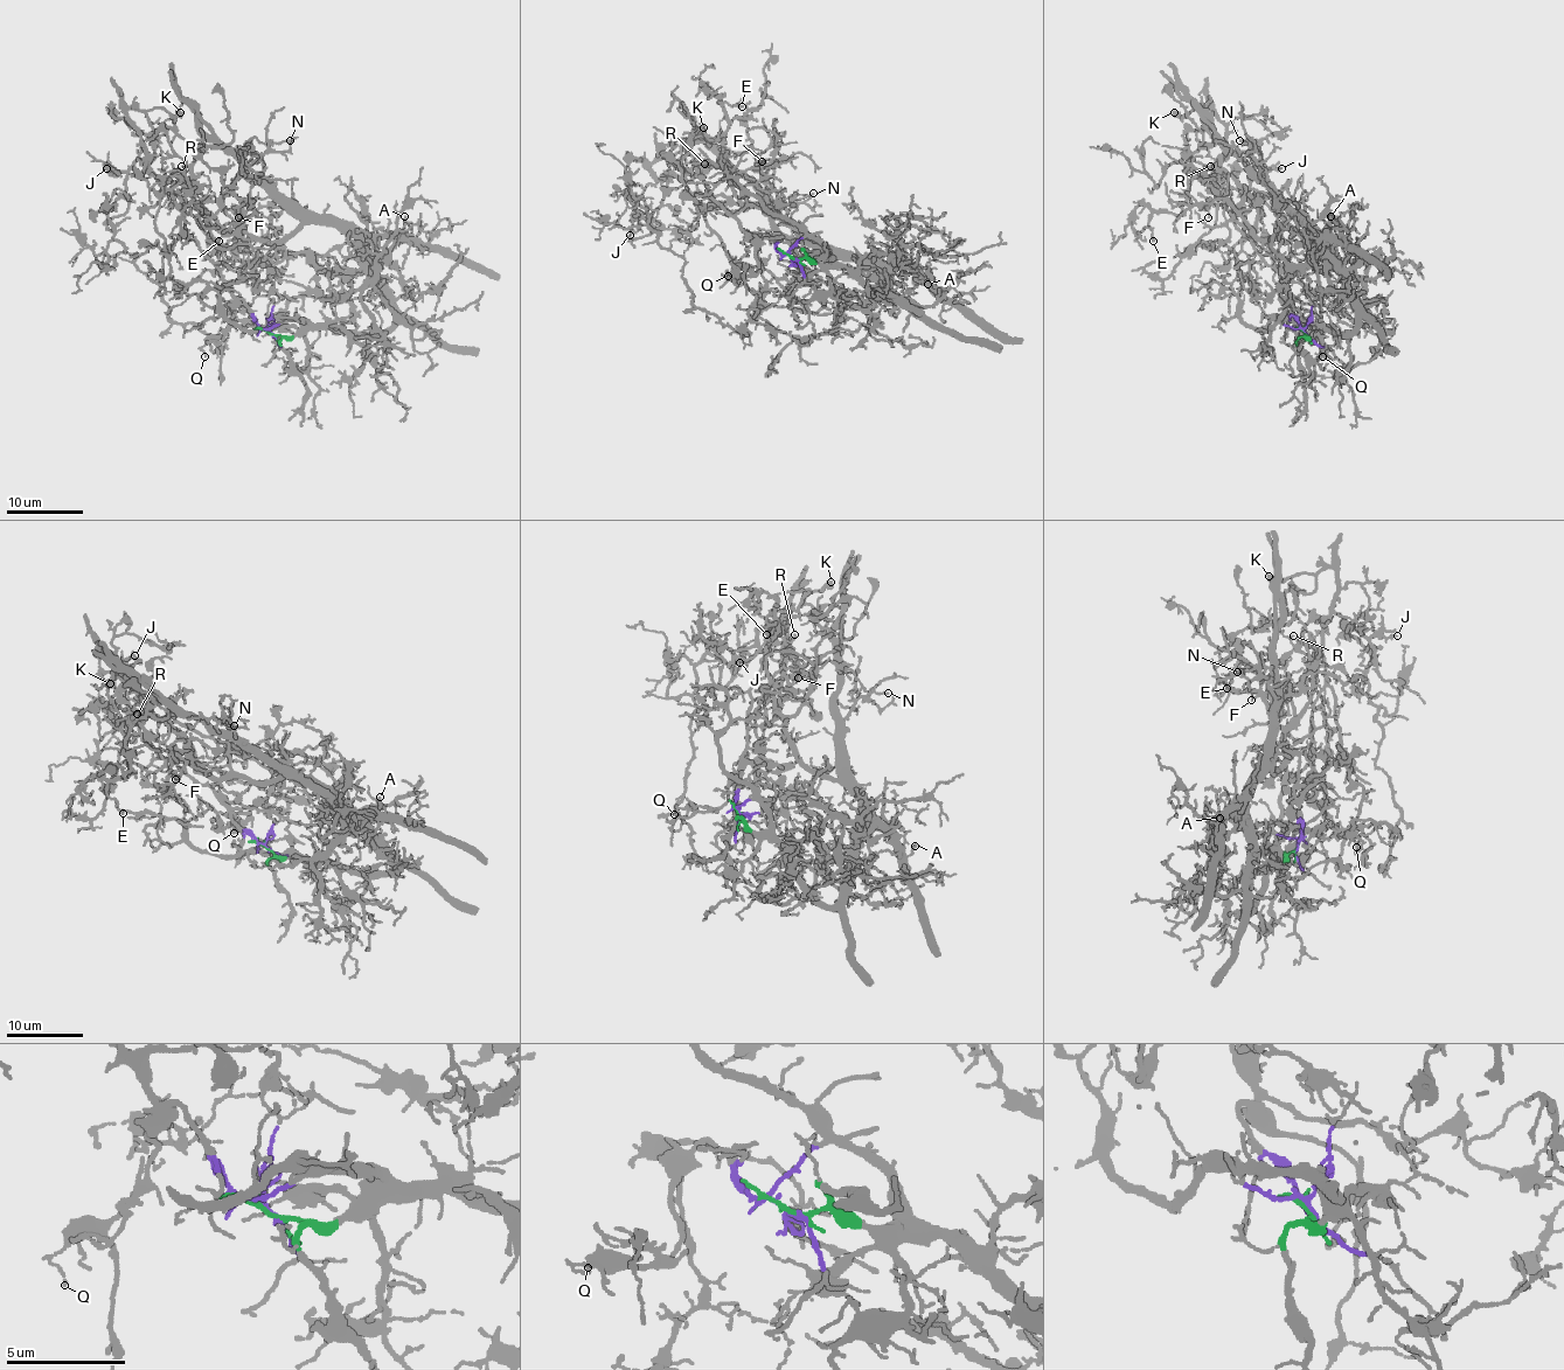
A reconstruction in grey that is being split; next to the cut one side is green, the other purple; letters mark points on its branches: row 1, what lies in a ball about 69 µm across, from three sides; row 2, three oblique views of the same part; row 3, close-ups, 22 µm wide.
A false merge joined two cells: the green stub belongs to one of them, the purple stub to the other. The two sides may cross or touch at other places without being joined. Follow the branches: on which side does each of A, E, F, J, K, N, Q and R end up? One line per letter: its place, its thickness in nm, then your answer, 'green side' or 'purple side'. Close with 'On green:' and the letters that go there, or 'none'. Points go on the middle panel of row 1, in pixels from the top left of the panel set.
A: place (928, 284); calibre 100 nm; green side
E: place (742, 106); calibre 160 nm; purple side
F: place (762, 161); calibre 90 nm; green side
J: place (630, 235); calibre 140 nm; purple side
K: place (703, 127); calibre 550 nm; purple side
N: place (813, 193); calibre 120 nm; green side
Q: place (728, 276); calibre 100 nm; purple side
R: place (704, 164); calibre 120 nm; purple side
On green: A, F, N

